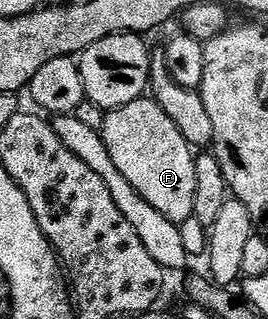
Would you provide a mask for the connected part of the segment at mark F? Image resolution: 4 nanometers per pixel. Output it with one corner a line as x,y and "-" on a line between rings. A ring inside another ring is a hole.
144,97
106,112
101,134
122,176
158,213
163,213
175,224
194,216
196,156
191,144
181,137
181,129
173,125
169,113
165,113
154,98

